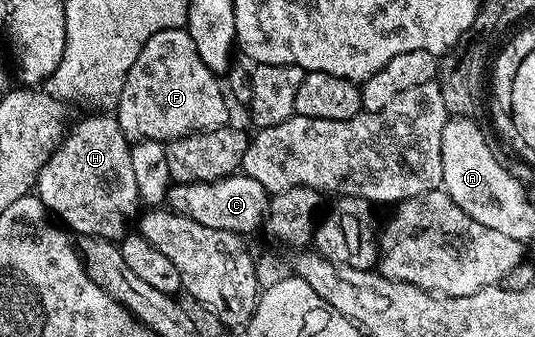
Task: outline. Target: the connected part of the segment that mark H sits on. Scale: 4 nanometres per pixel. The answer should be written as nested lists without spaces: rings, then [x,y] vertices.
[[[95,113],[93,117],[81,120],[70,128],[63,142],[51,155],[50,160],[42,166],[38,173],[35,193],[39,196],[43,207],[50,214],[61,217],[60,222],[70,231],[77,232],[84,238],[122,240],[128,234],[129,221],[136,218],[133,206],[139,203],[134,168],[131,155],[131,143],[119,125],[118,118],[107,116],[107,113]]]

